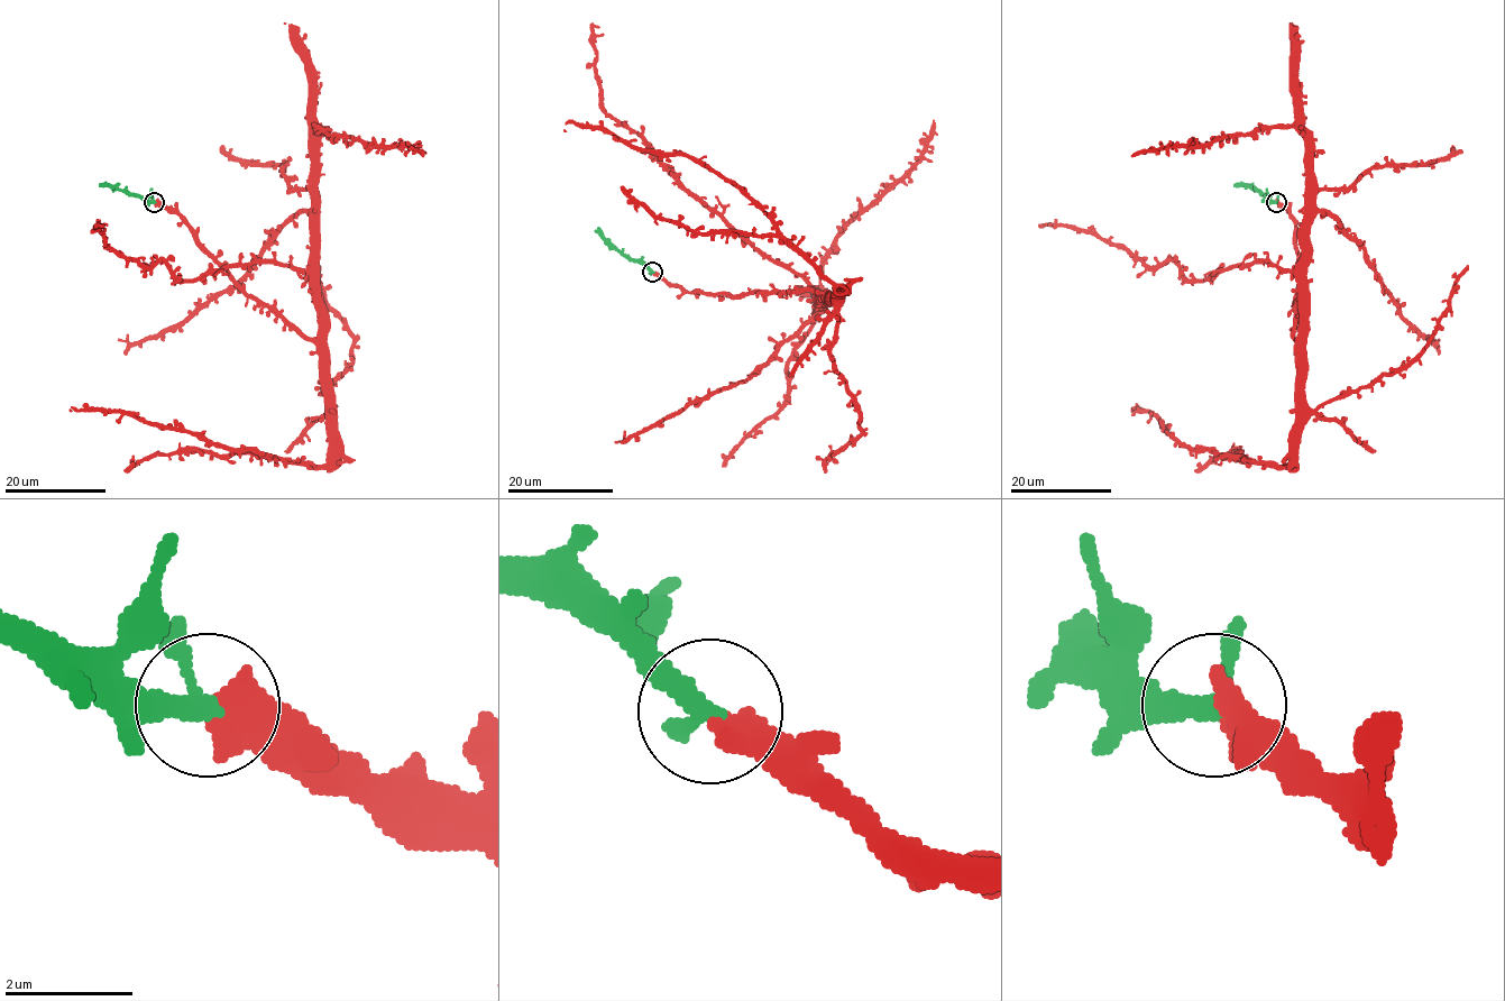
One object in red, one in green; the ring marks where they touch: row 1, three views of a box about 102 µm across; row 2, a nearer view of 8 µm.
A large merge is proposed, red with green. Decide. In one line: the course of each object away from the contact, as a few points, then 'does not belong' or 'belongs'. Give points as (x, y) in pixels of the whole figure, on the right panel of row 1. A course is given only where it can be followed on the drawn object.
red via (1276, 201), (1295, 225), (1297, 406), (1291, 459), (1259, 465), (1190, 449), (1149, 412), (1134, 409), (1141, 410) | green via (1276, 201), (1237, 184) | belongs

